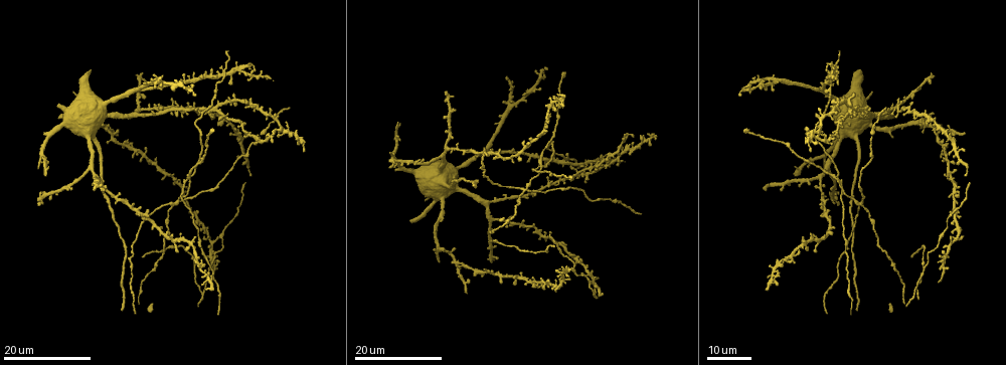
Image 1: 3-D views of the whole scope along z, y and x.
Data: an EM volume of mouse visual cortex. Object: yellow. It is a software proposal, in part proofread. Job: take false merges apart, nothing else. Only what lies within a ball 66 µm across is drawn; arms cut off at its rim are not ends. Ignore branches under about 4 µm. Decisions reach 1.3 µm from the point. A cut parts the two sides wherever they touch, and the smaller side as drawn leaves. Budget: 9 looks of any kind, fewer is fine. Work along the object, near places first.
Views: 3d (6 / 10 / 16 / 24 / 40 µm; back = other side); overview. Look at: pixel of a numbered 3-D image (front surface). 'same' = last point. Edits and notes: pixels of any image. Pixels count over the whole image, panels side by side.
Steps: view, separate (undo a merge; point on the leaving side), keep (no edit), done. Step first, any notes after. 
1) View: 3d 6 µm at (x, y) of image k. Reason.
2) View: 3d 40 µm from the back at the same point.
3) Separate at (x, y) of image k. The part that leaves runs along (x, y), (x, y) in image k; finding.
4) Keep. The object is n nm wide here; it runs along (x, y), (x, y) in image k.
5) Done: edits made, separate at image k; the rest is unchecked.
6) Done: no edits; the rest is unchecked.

View: 3d 24 µm at (954, 193) of image 1. Calibre changes.

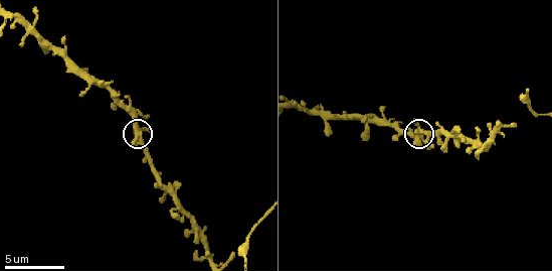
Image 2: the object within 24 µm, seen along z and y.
View: 3d 10 µm at (140, 138) of image 2. Zoom in.

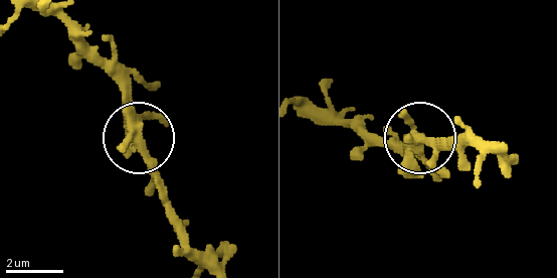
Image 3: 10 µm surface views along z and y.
Keep. One neuron here.

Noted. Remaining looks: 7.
View: 3d 24 µm at (577, 173) of image 1. Looks like a crossing.

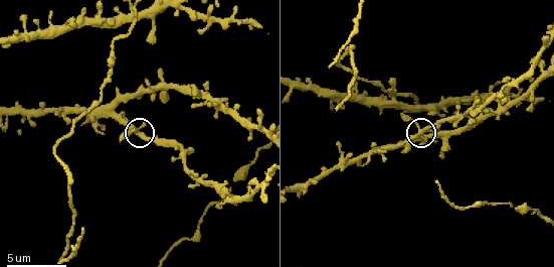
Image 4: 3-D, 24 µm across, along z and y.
View: 3d 10 µm at (139, 134) of image 4.

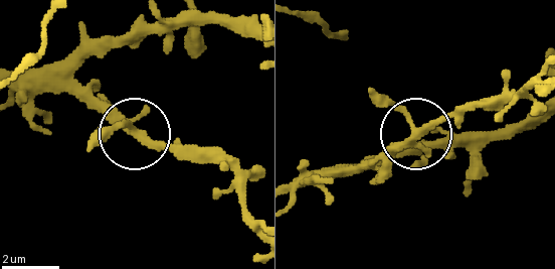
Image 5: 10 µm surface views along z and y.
View: 3d 10 µm from the back at (136, 133) of image 5.

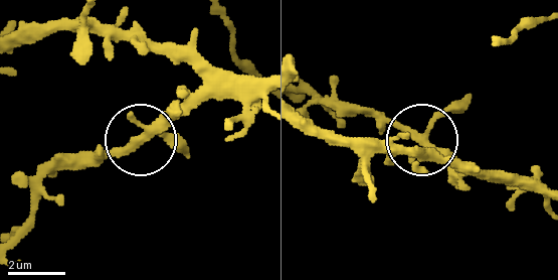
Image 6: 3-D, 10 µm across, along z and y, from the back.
Keep. 4 arms meet here; all the same neuron.

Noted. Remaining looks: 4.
View: 3d 16 µm at (542, 164) of image 1. Looks like a crossing.

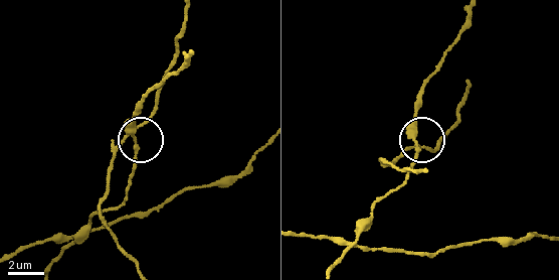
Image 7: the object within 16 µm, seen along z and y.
View: 3d 6 µm at (133, 132) of image 7.

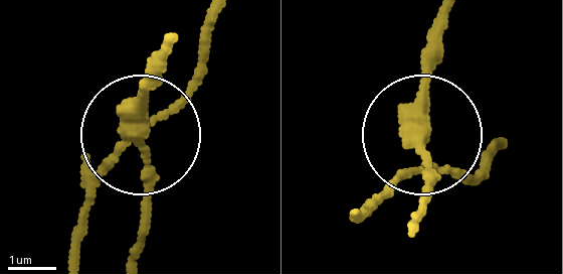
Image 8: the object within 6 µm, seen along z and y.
Keep. 4 arms meet here; one neuron here.

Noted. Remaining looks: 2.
View: 3d 6 µm at (137, 13) of image 4.

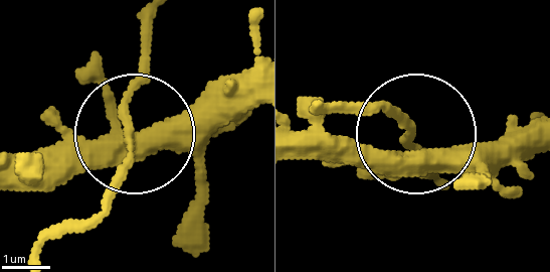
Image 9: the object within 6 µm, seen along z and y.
Keep. The object is 360 nm wide here; one neuron here.

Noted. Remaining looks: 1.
Done: no edits; the rest is unchecked.

